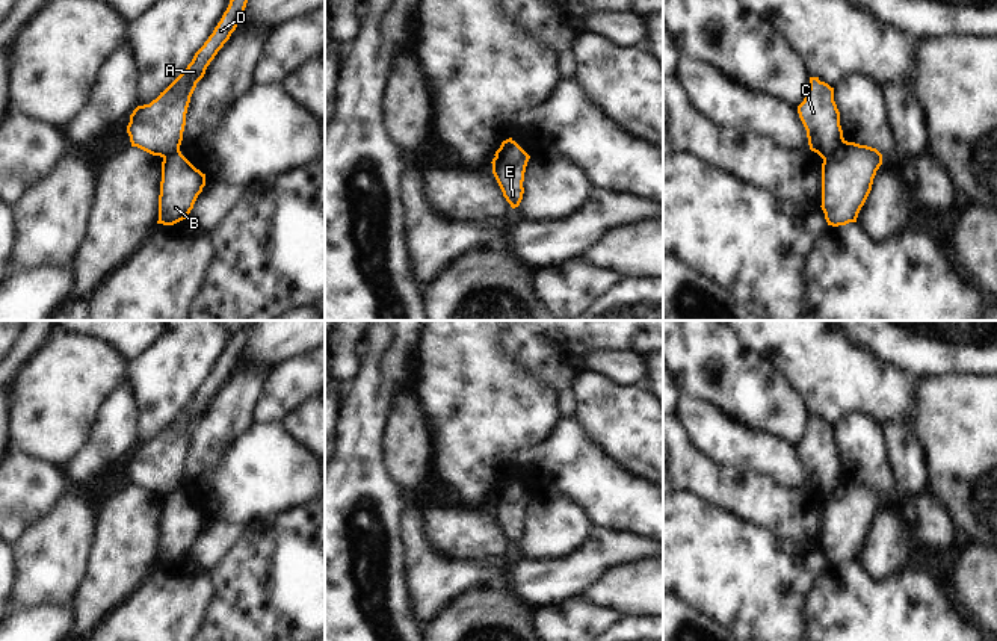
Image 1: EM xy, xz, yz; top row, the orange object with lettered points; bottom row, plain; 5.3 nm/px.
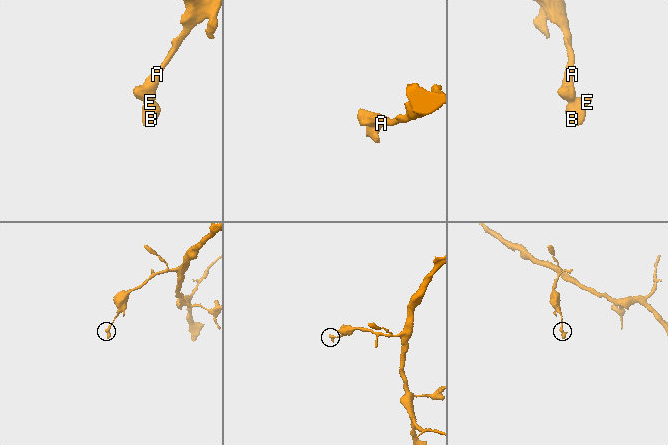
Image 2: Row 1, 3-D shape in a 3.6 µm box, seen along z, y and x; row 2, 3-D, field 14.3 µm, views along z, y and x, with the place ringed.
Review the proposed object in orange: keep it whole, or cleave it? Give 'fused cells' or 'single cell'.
fused cells

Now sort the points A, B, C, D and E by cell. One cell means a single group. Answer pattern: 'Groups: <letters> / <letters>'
Groups: A C D / B E

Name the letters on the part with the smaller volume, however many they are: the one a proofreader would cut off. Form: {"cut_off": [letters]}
{"cut_off": ["B", "E"]}

